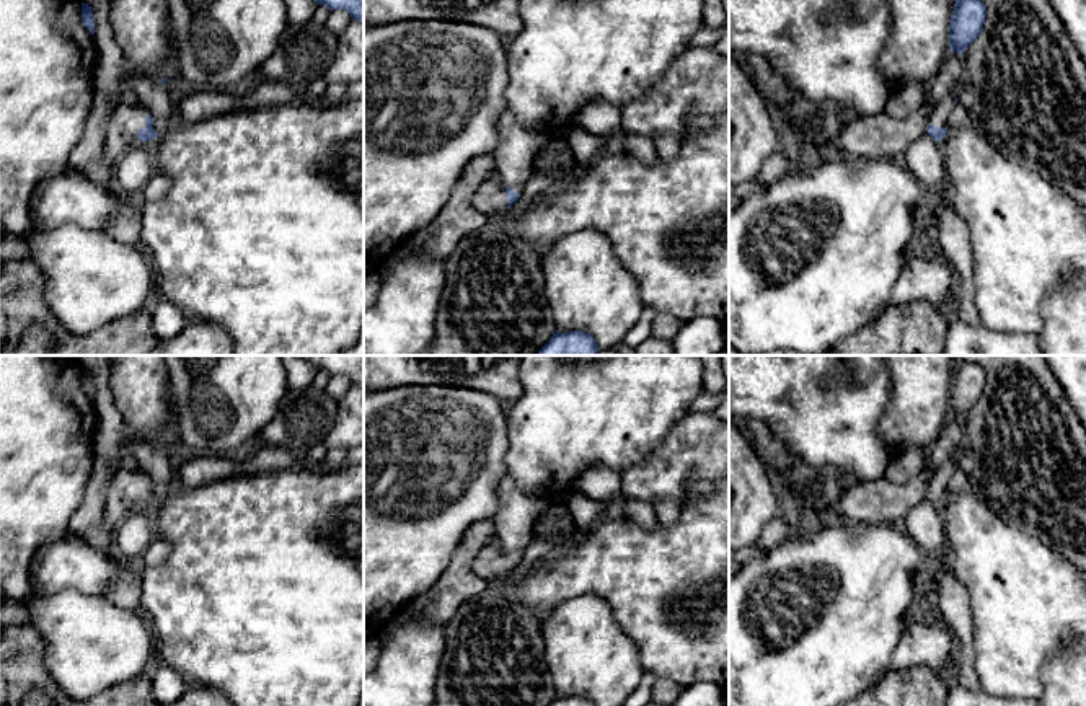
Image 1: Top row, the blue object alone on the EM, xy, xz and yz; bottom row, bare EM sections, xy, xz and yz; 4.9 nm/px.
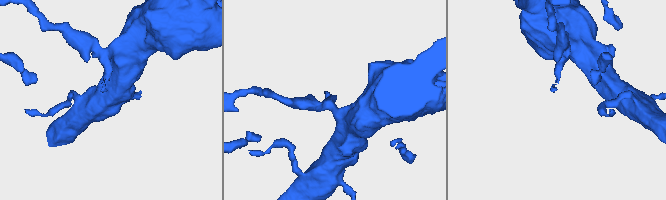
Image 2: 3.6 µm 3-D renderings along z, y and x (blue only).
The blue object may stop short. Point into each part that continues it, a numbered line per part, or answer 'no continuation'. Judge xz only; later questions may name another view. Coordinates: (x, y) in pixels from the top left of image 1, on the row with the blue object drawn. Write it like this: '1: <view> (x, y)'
1: xz (490, 198)

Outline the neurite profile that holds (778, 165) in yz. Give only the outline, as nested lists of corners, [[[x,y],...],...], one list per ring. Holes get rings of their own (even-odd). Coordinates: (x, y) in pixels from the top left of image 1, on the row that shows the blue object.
[[[786,148],[773,153],[762,165],[757,181],[765,186],[771,184],[784,178],[791,171],[792,163],[794,163],[794,157]]]

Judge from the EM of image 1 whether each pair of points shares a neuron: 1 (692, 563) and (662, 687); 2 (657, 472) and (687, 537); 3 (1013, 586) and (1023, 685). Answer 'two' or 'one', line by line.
1: two
2: two
3: one

